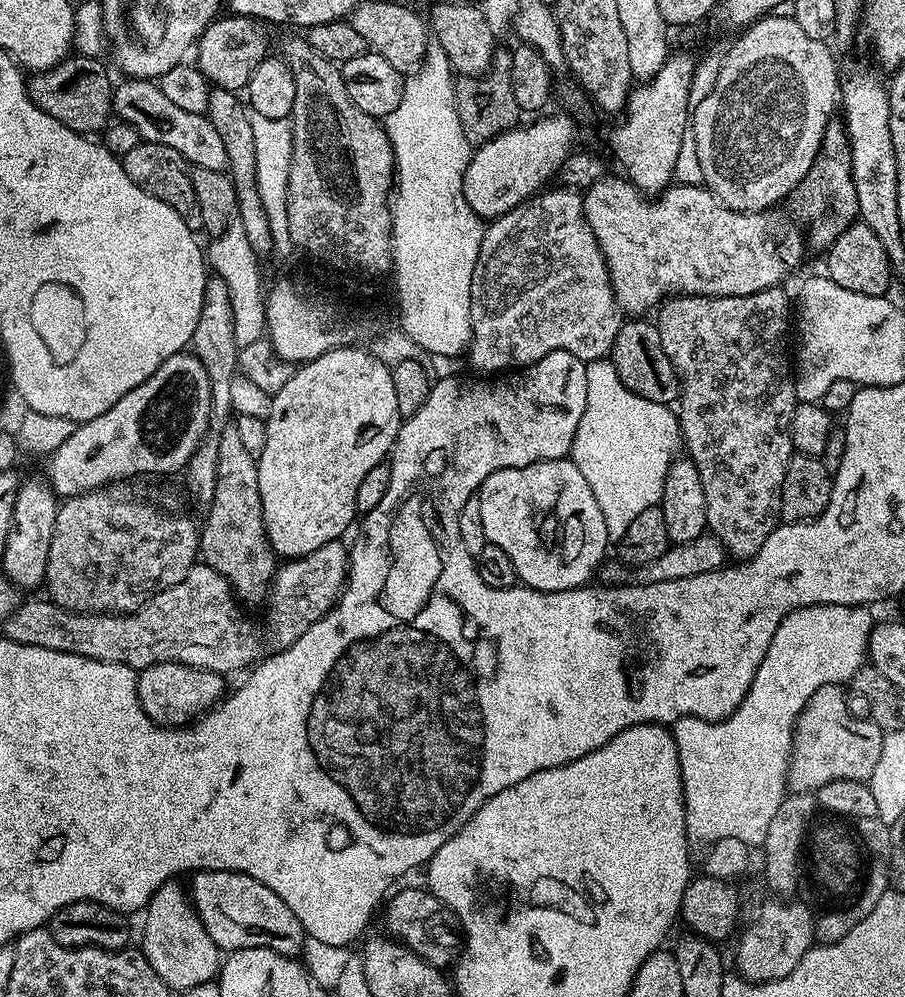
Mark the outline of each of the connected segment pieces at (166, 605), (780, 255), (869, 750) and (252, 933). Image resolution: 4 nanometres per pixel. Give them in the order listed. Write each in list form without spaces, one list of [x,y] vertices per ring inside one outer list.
[[[343,539],[331,540],[326,546],[277,567],[266,597],[268,613],[264,616],[261,636],[252,632],[250,621],[240,617],[236,609],[237,597],[228,579],[203,562],[196,563],[178,586],[162,590],[136,612],[71,612],[47,598],[21,603],[10,618],[6,618],[2,636],[26,646],[42,646],[46,650],[78,654],[82,658],[137,670],[174,662],[229,674],[235,668],[247,669],[261,658],[290,647],[330,611],[340,599],[348,578],[350,548],[344,543]]]
[[[608,174],[605,175],[603,180],[590,185],[583,193],[584,217],[604,255],[612,289],[616,295],[616,305],[620,308],[621,313],[636,312],[632,314],[648,314],[646,312],[650,311],[649,313],[651,313],[653,309],[673,296],[745,296],[746,294],[754,294],[767,288],[777,287],[781,283],[780,279],[791,268],[799,266],[800,255],[803,254],[804,248],[806,249],[805,237],[802,235],[802,232],[800,236],[799,230],[794,225],[790,224],[787,226],[783,218],[779,216],[779,211],[736,212],[723,204],[713,192],[709,192],[707,187],[701,186],[699,183],[697,184],[679,184],[679,182],[676,182],[665,188],[659,196],[649,198],[643,192],[639,192],[623,175],[617,174],[617,176],[612,176],[612,174]]]
[[[839,684],[819,687],[796,720],[792,757],[788,763],[788,788],[791,791],[815,793],[816,789],[826,786],[826,782],[838,782],[838,778],[868,782],[874,774],[886,733],[867,715],[855,716],[843,690],[845,692]]]
[[[197,871],[193,876],[196,877],[192,888],[190,884],[192,906],[217,948],[228,954],[240,948],[269,948],[283,956],[301,955],[299,952],[306,941],[302,922],[298,922],[294,910],[290,910],[270,886],[262,886],[262,882],[241,872]]]

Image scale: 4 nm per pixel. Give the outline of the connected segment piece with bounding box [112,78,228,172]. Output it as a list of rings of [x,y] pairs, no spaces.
[[[124,78],[115,85],[112,93],[112,111],[123,123],[138,130],[141,141],[149,144],[170,146],[182,154],[189,165],[206,170],[225,171],[228,168],[226,150],[218,130],[209,122],[207,115],[190,113],[174,106],[163,94],[159,83],[148,78]]]

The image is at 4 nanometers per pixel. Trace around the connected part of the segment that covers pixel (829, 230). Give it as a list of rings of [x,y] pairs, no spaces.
[[[832,118],[824,130],[824,141],[820,152],[812,163],[812,168],[804,175],[804,180],[795,188],[796,212],[812,224],[812,233],[806,240],[820,250],[826,250],[846,230],[849,224],[858,220],[858,194],[852,181],[852,151],[848,145],[848,134],[839,119]]]

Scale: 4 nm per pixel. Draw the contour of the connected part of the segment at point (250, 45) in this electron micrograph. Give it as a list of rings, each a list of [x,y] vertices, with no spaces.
[[[235,14],[226,16],[225,20],[217,18],[209,24],[198,41],[194,56],[200,59],[198,67],[210,85],[225,88],[228,92],[239,93],[247,89],[250,74],[254,74],[254,70],[258,70],[265,56],[269,55],[266,30],[268,28],[259,19],[253,19],[251,16]]]

